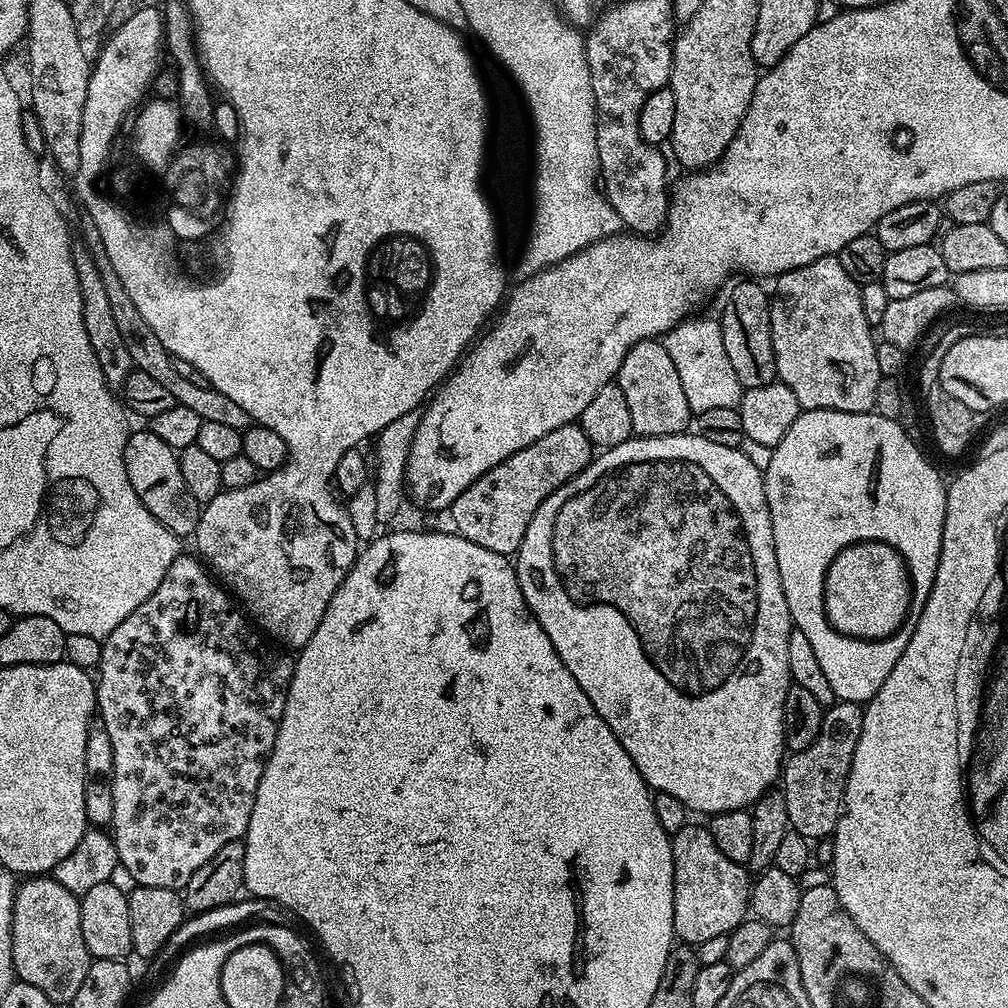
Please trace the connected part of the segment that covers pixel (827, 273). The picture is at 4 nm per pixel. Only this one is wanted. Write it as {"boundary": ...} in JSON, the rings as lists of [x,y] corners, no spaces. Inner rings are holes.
{"boundary":[[[835,255],[823,256],[806,266],[784,272],[775,277],[774,284],[776,293],[771,293],[768,313],[776,380],[794,390],[794,398],[798,398],[804,410],[873,411],[875,391],[881,380],[876,357],[878,340],[863,314],[861,285],[842,270],[842,262]]]}

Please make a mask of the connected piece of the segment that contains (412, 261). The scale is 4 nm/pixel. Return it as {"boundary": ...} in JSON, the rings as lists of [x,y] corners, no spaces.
{"boundary":[[[384,232],[384,236],[376,236],[372,244],[368,244],[368,252],[364,252],[366,262],[360,268],[360,296],[362,306],[358,311],[368,315],[370,334],[376,340],[392,336],[392,332],[412,329],[412,324],[424,316],[424,308],[428,308],[428,300],[432,300],[432,288],[436,288],[436,252],[432,252],[432,244],[420,236],[420,232]]]}

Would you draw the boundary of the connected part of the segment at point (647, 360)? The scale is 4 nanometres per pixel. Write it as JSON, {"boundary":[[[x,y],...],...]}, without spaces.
{"boundary":[[[659,339],[640,340],[622,358],[615,384],[622,390],[630,409],[632,431],[636,436],[673,436],[689,427],[694,415],[673,359]]]}

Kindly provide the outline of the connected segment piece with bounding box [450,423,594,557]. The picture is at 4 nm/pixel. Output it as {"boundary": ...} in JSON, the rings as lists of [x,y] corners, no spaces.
{"boundary":[[[579,423],[558,426],[558,430],[542,434],[538,442],[530,442],[530,446],[518,450],[518,454],[510,454],[510,458],[498,462],[494,470],[482,474],[478,482],[466,486],[452,503],[451,527],[457,536],[511,557],[522,546],[526,526],[530,526],[530,518],[534,518],[538,506],[542,506],[554,490],[573,480],[593,458],[594,449]]]}

